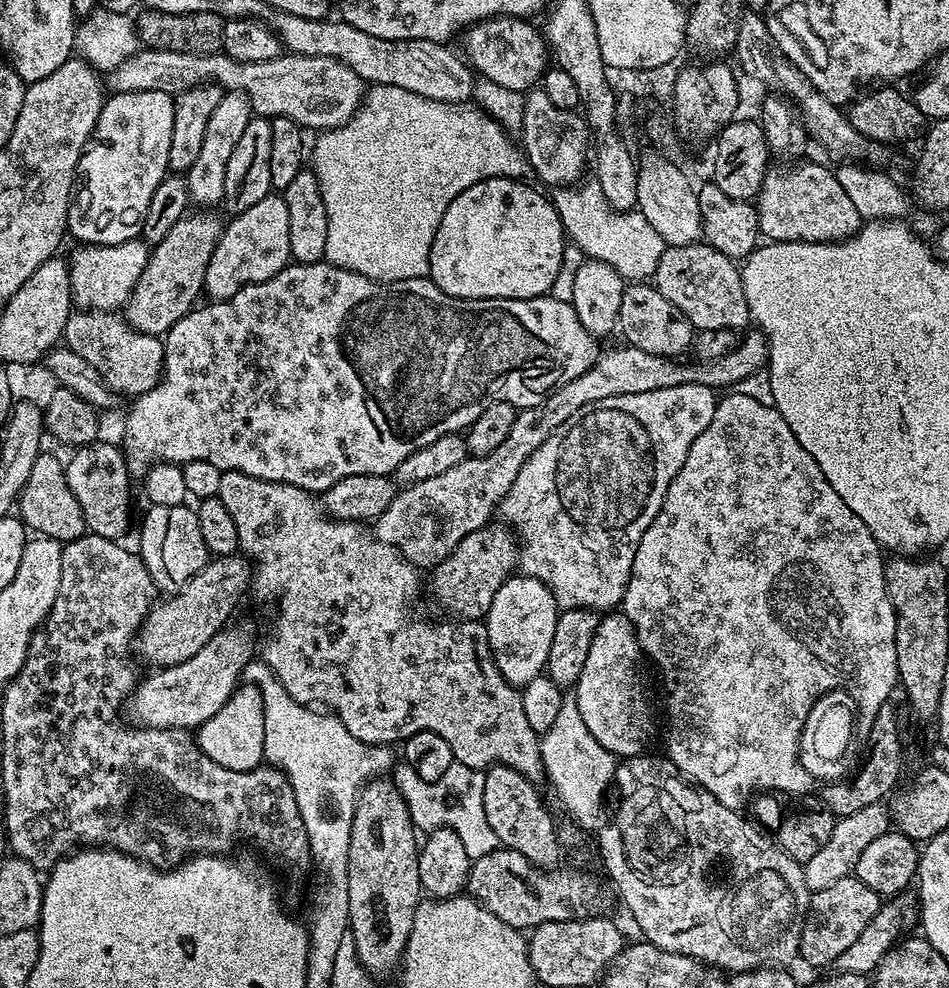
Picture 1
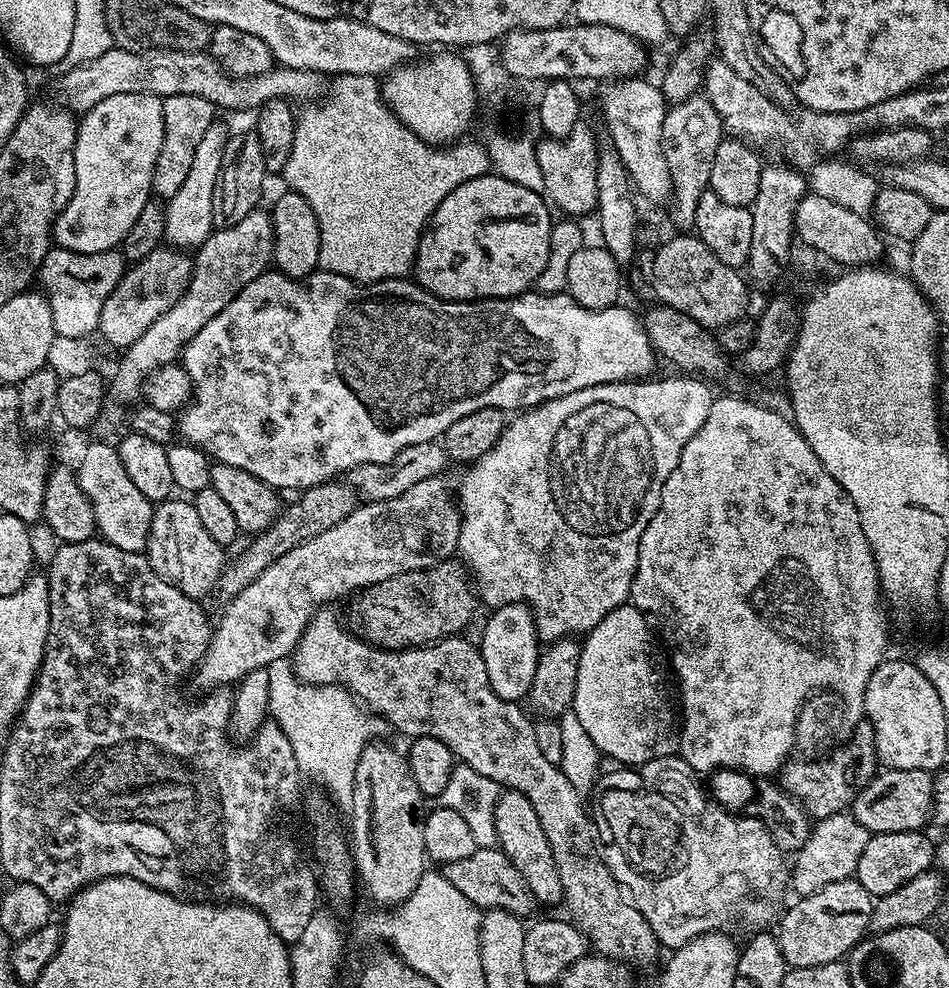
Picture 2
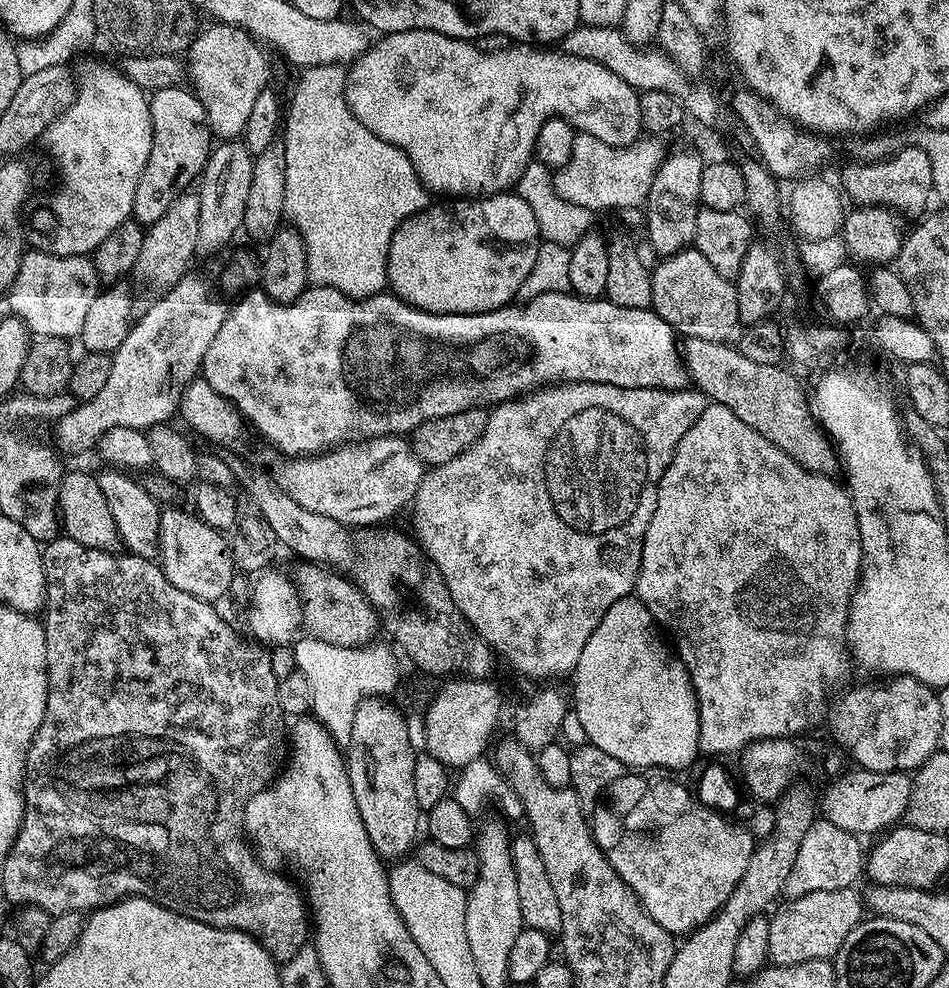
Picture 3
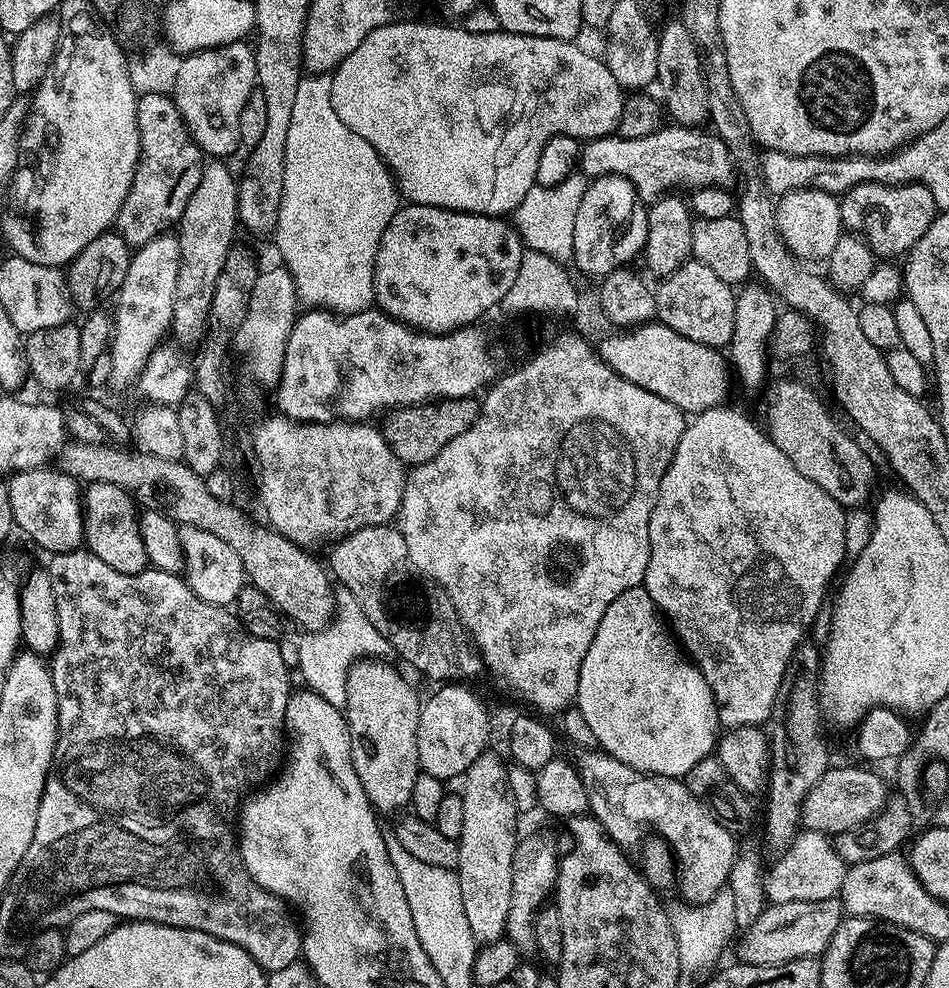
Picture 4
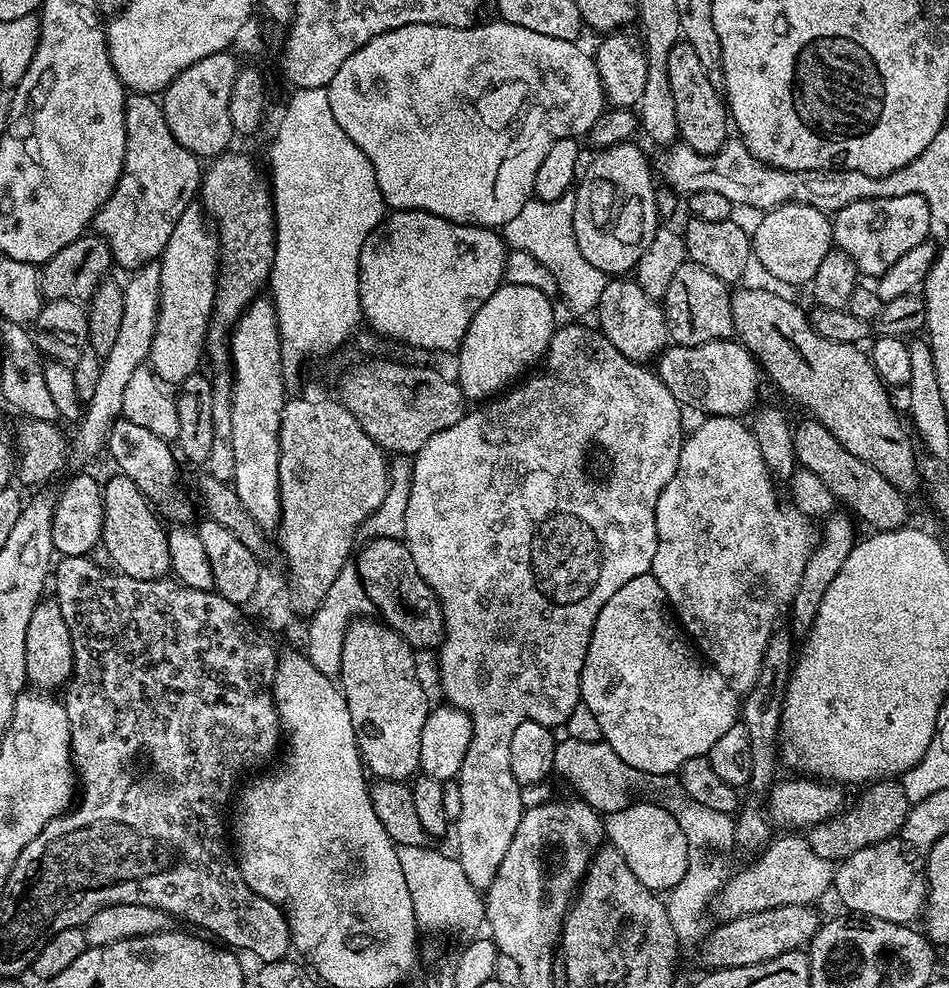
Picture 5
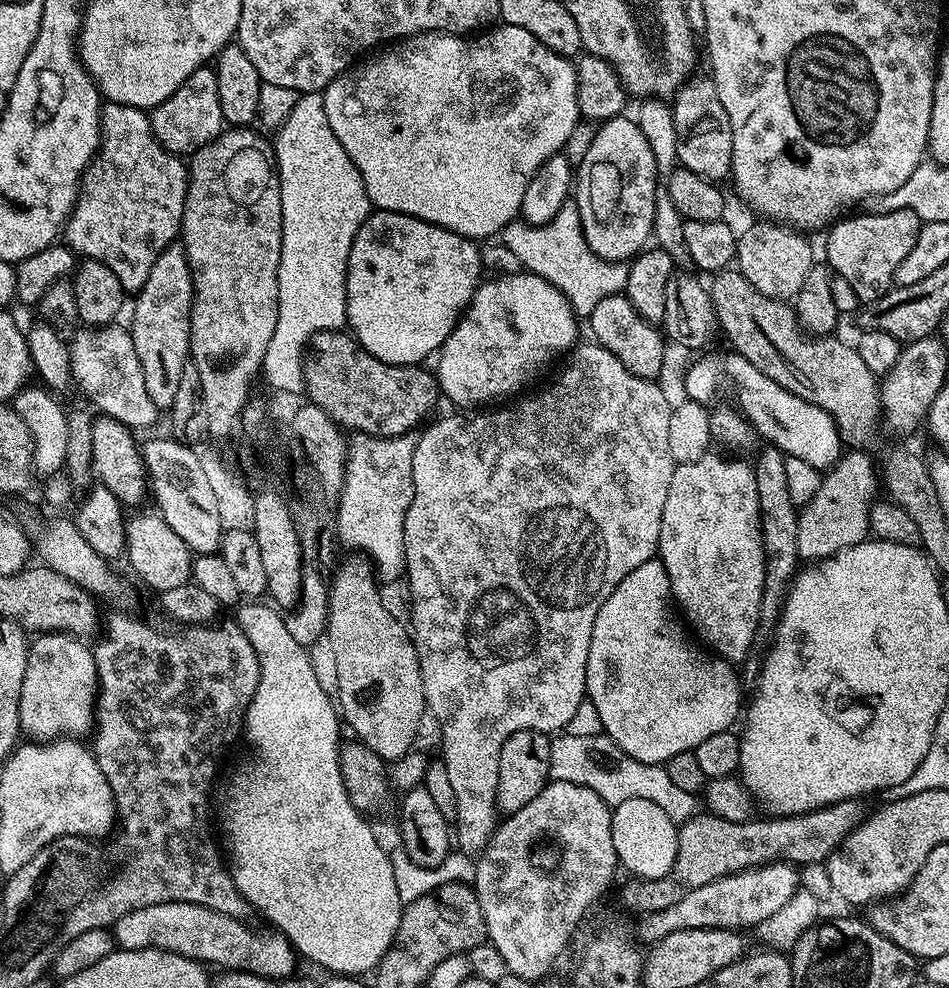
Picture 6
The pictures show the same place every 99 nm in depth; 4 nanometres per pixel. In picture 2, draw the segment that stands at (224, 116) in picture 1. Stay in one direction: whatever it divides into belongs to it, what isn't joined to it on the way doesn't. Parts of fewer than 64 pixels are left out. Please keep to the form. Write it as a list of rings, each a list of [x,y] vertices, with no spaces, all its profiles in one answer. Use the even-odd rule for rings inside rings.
[[[214,122],[210,130],[202,138],[197,152],[194,154],[194,163],[190,165],[190,171],[186,173],[178,194],[174,194],[166,201],[164,208],[165,230],[164,240],[173,248],[181,250],[195,250],[206,242],[214,229],[214,194],[220,181],[222,170],[222,158],[226,154],[226,142],[230,135],[230,129],[221,122]]]

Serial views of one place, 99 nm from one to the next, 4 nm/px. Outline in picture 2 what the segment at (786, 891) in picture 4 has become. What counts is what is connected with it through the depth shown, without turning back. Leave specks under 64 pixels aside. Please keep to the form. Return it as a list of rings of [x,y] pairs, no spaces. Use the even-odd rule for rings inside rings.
[[[848,812],[830,814],[830,818],[815,821],[810,838],[795,853],[790,864],[790,888],[797,897],[812,896],[818,890],[834,882],[855,877],[858,858],[866,850],[869,832],[862,822],[855,820]]]

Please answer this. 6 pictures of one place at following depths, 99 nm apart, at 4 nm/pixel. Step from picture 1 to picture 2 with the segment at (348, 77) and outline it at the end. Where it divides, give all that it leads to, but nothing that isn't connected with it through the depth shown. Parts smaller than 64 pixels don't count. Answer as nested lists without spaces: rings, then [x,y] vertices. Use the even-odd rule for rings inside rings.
[[[115,46],[106,50],[102,58],[94,58],[94,62],[64,73],[59,77],[58,84],[61,94],[68,96],[67,107],[80,114],[90,111],[106,98],[114,98],[114,94],[150,94],[161,98],[174,94],[194,94],[198,98],[206,98],[220,110],[224,108],[255,110],[271,100],[316,102],[326,92],[326,77],[322,72],[273,66],[266,74],[232,76],[207,51],[131,52]]]

